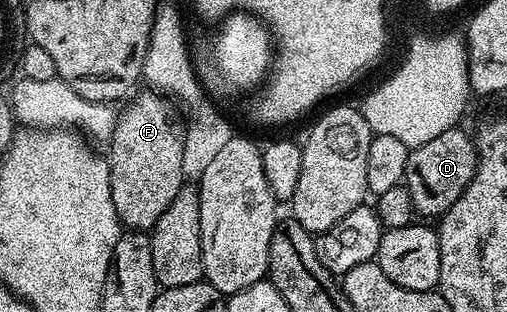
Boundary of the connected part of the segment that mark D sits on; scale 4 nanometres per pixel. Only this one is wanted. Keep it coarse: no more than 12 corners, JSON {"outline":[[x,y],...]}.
{"outline":[[462,127],[410,150],[404,184],[422,219],[464,195],[478,147]]}

